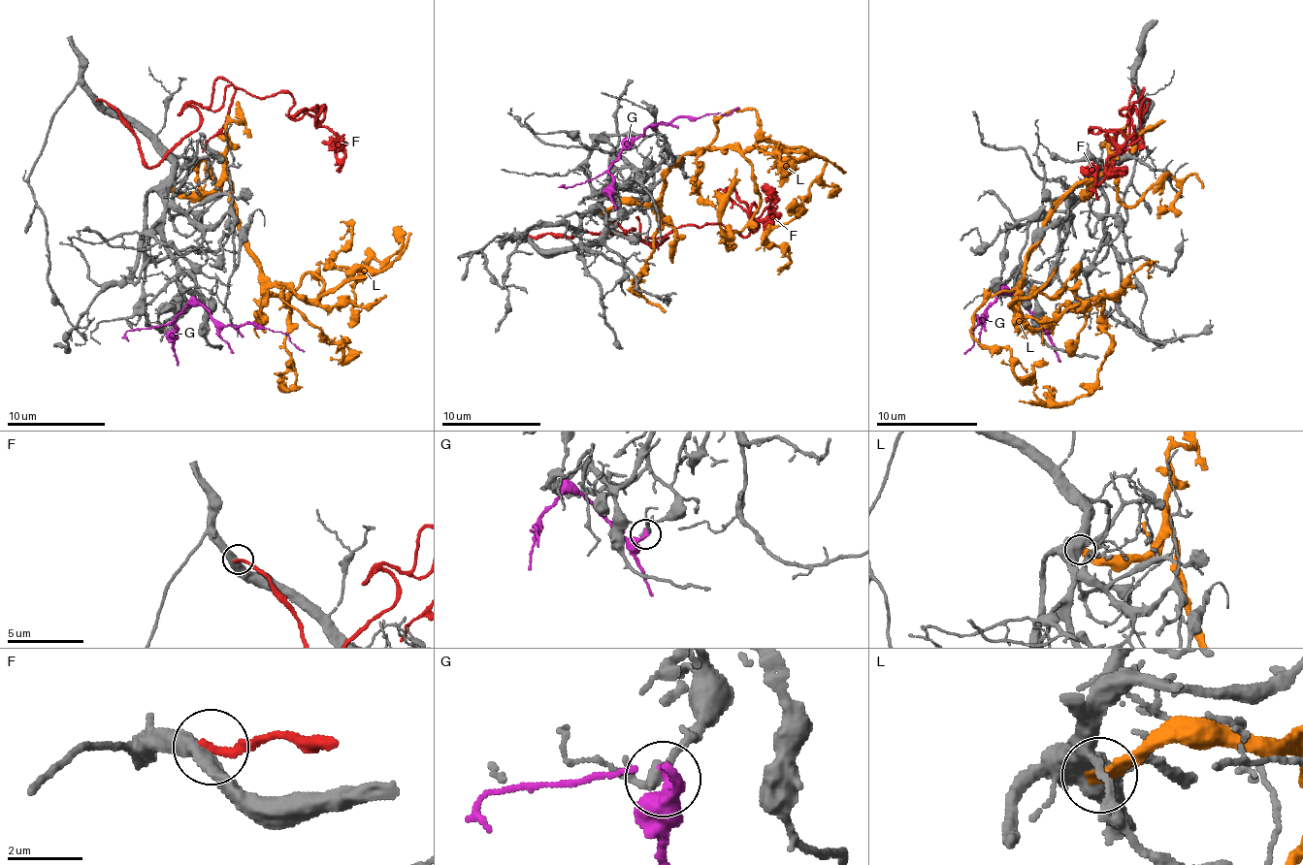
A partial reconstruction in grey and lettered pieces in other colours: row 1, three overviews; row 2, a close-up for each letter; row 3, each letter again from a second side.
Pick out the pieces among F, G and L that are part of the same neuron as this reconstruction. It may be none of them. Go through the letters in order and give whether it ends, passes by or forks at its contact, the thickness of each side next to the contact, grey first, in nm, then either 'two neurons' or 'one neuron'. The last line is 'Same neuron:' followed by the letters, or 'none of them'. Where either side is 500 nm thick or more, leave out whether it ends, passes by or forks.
F: it ends | 440/220 nm | two neurons
G: it ends | 260/420 nm | two neurons
L: 500/420 nm | two neurons
Same neuron: none of them

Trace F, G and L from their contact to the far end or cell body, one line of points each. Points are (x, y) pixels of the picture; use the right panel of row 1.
F: (1134, 85), (1119, 164), (1149, 100), (1129, 109), (1130, 144), (1139, 138), (1096, 185), (1081, 166)
G: (1056, 322), (1043, 324), (1013, 294), (1000, 295), (977, 320), (973, 343), (963, 353)
L: (1096, 183), (1045, 224), (1017, 307), (1055, 320), (1103, 301), (1105, 362), (1072, 400), (1036, 397), (1034, 375)

